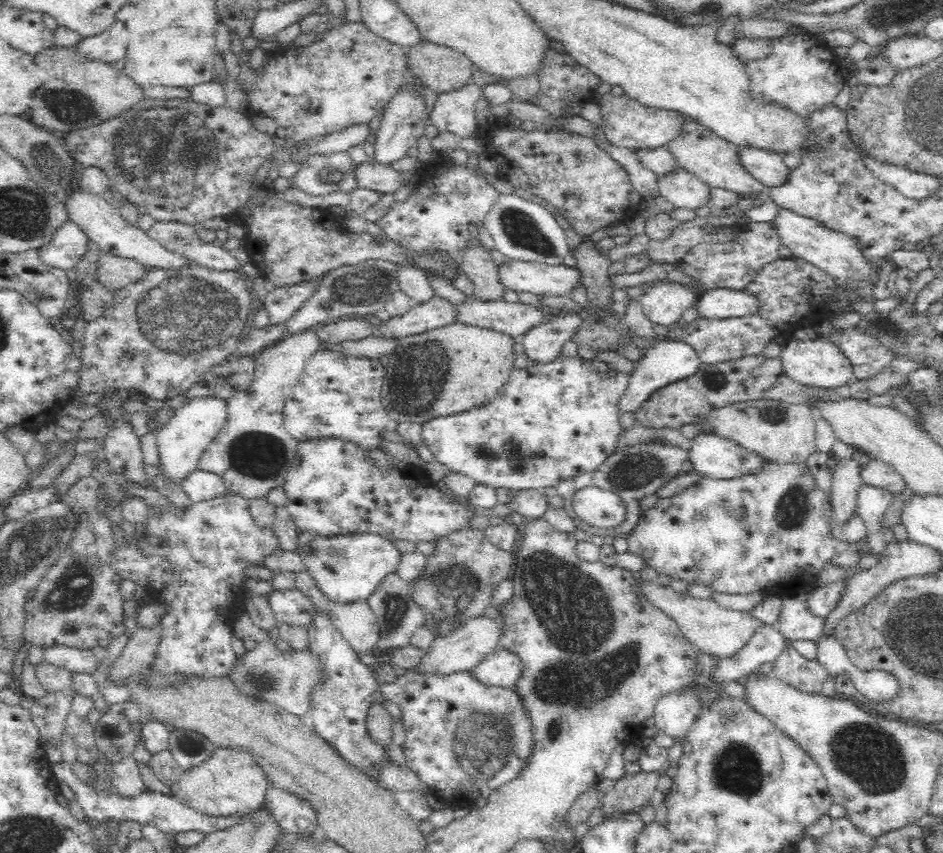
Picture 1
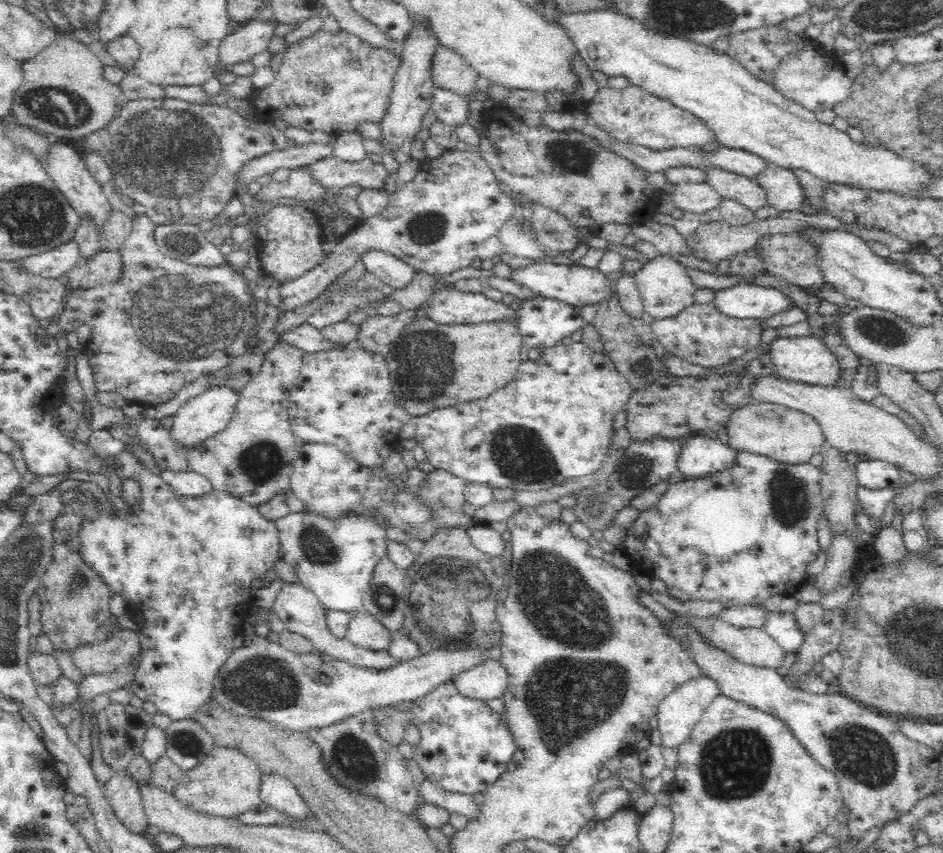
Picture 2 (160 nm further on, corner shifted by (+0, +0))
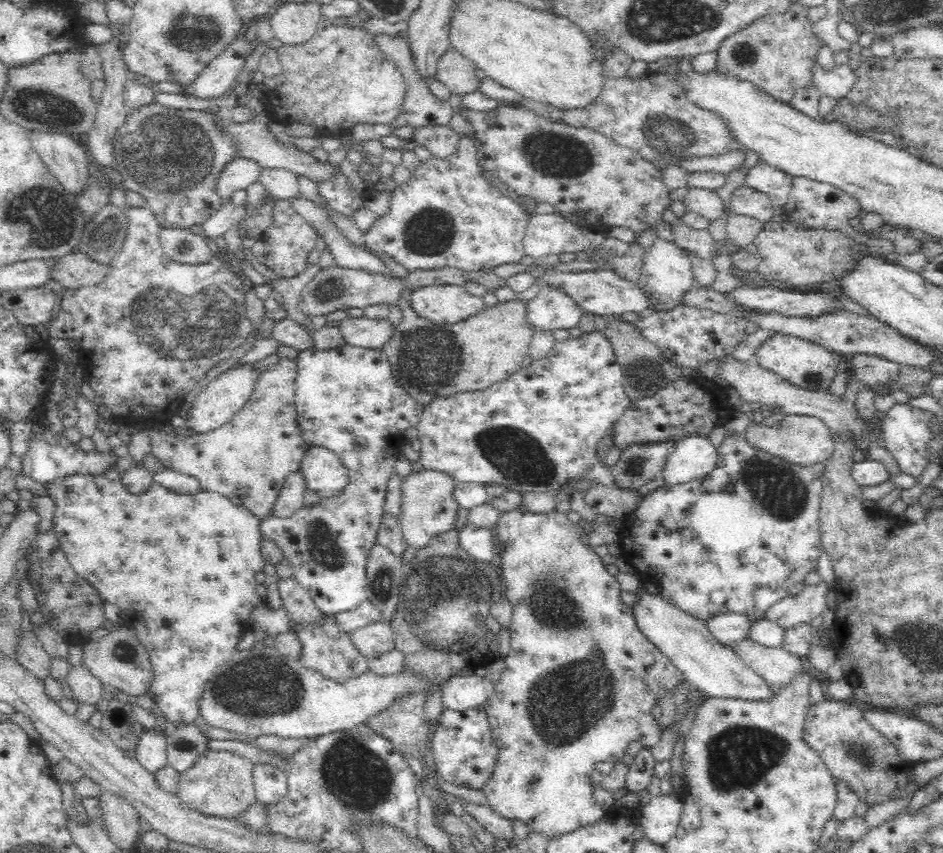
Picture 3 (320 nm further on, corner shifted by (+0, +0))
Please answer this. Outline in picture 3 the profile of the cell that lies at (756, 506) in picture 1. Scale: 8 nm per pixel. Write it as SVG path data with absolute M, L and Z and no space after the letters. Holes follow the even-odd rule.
M725 432L725 439L718 449L718 464L706 477L712 478L718 484L718 490L712 490L712 486L696 486L696 484L668 484L657 488L654 492L645 496L638 509L621 519L618 543L620 556L634 568L635 574L644 583L654 583L659 587L659 594L672 606L687 612L701 621L708 620L712 615L725 613L726 611L740 612L750 615L752 619L765 618L768 608L781 598L787 597L790 589L799 582L804 582L805 576L812 570L816 570L821 545L821 530L819 529L819 510L822 498L823 482L816 476L811 466L790 464L783 458L772 456L750 446L744 436Z

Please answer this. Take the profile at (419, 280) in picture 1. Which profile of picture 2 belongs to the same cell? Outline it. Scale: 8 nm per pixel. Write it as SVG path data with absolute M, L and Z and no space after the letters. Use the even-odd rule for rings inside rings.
M370 249L360 257L365 268L376 273L393 290L412 284L412 278L417 271L402 259L381 250Z

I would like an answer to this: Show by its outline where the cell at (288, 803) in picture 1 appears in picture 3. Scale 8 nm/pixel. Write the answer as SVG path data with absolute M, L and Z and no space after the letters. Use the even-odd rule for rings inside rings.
M258 763L253 768L253 779L257 800L271 806L288 794L288 777L283 768L267 763Z

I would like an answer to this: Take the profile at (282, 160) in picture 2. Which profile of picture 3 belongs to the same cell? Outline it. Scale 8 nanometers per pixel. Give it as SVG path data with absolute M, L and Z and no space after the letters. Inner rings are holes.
M241 157L230 162L230 165L226 165L218 178L218 194L223 199L228 199L237 190L246 189L250 184L258 181L262 170L264 166L250 158Z

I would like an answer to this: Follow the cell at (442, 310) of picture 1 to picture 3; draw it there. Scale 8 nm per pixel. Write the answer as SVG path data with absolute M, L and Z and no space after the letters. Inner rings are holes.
M366 316L346 317L338 322L338 327L349 345L373 350L383 350L395 328L388 318L371 319Z

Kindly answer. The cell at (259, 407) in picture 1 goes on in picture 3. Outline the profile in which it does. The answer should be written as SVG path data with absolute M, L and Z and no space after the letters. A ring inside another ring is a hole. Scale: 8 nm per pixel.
M280 358L272 368L256 378L254 392L244 407L225 425L210 433L182 433L178 436L166 434L159 426L147 427L150 438L150 454L154 454L162 466L179 473L189 474L200 481L205 492L219 493L234 504L250 509L262 520L269 515L286 478L299 470L299 464L310 446L303 440L295 411L295 384L299 358Z

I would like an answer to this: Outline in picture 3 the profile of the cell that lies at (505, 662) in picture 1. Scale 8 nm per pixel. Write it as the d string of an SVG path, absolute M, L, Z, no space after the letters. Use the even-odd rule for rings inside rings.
M484 674L456 675L451 677L442 688L444 707L464 710L466 707L479 707L496 694L496 684Z

